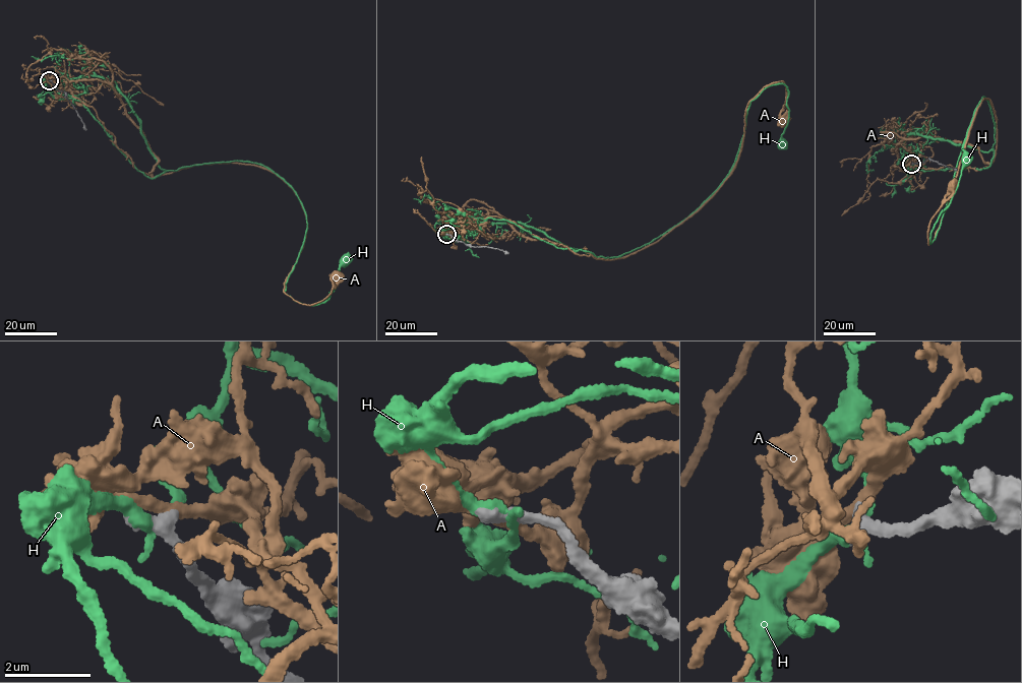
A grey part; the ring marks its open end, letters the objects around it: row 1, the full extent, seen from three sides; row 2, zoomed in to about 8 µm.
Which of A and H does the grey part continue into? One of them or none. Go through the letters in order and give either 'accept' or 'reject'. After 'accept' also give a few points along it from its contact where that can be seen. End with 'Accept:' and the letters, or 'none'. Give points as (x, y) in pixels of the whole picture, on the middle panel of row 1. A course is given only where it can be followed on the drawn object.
A: reject
H: accept | via (446, 235), (491, 218), (619, 256), (701, 205), (734, 165), (752, 101), (780, 83), (782, 144)
Accept: H

